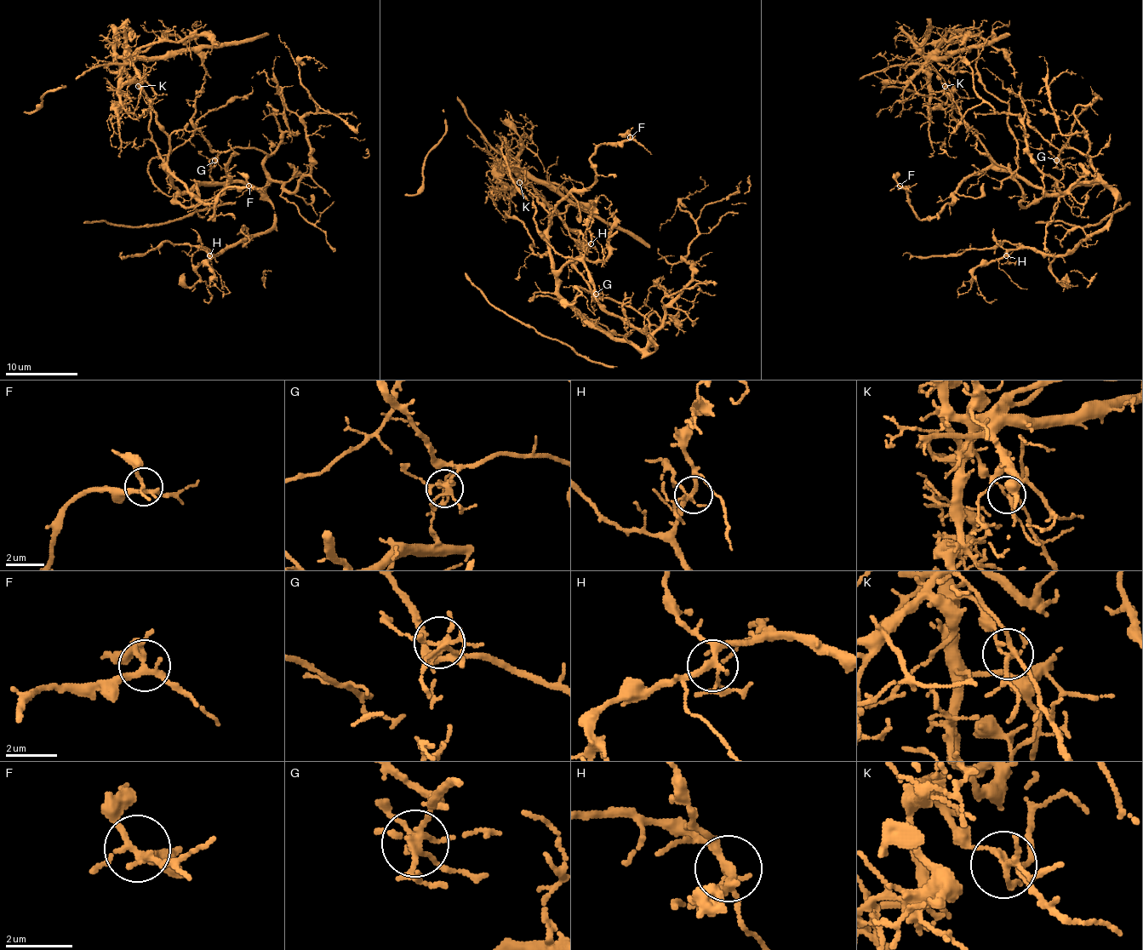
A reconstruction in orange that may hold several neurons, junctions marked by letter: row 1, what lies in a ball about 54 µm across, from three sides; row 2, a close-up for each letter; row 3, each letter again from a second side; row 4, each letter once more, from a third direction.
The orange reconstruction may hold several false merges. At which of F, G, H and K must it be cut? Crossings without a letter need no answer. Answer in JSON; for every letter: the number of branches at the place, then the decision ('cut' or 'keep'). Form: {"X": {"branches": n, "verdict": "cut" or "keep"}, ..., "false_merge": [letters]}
{"F": {"branches": 4, "verdict": "keep"}, "G": {"branches": 7, "verdict": "keep"}, "H": {"branches": 5, "verdict": "keep"}, "K": {"branches": 5, "verdict": "cut"}, "false_merge": ["K"]}

